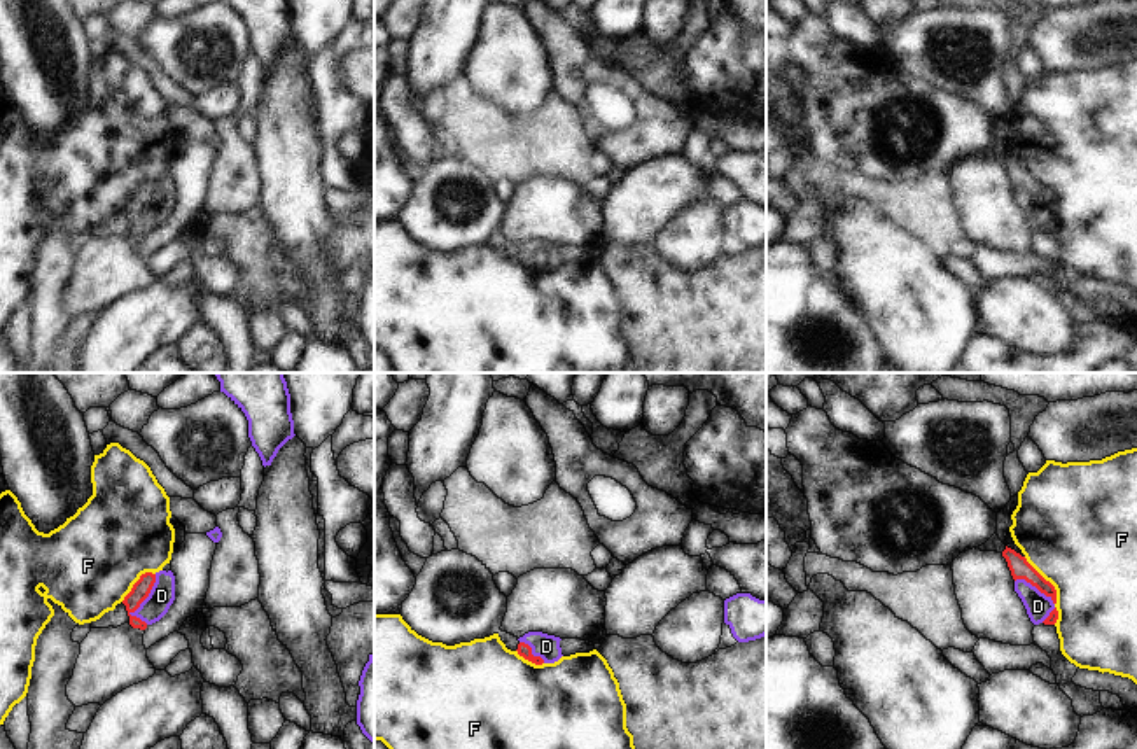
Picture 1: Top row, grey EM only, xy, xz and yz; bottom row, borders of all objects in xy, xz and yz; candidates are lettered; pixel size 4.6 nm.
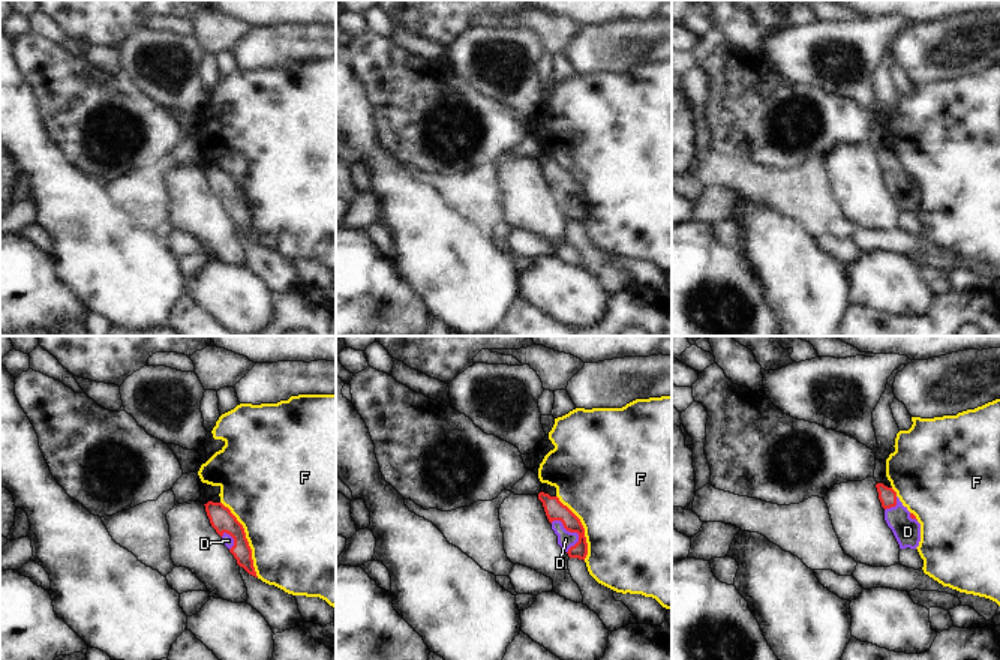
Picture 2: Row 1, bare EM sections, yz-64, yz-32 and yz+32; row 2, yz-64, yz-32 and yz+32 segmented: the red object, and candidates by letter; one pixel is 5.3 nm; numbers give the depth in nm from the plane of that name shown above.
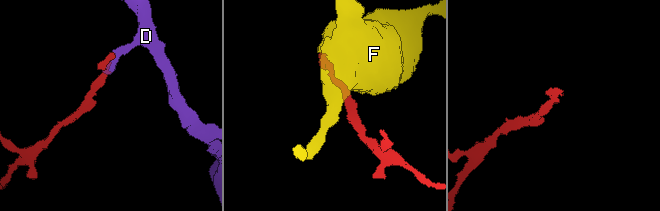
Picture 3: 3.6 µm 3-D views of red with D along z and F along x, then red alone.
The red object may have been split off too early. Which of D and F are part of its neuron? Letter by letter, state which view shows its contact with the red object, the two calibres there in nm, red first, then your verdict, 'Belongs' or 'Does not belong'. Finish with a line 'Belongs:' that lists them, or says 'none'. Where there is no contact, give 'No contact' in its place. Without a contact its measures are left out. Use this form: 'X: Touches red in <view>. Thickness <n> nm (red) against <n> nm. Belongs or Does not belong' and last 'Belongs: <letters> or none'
D: Touches red in xy. Thickness 90 nm (red) against 120 nm. Belongs
F: Touches red in yz. Thickness 100 nm (red) against 480 nm. Does not belong
Belongs: D.

